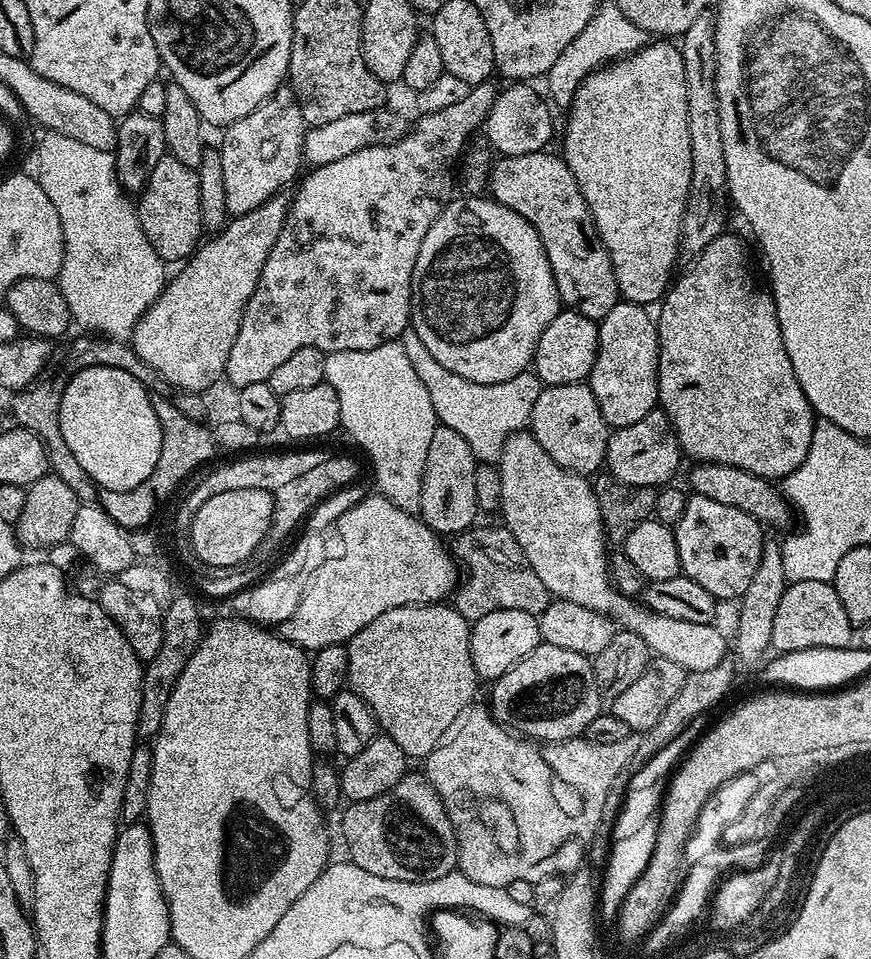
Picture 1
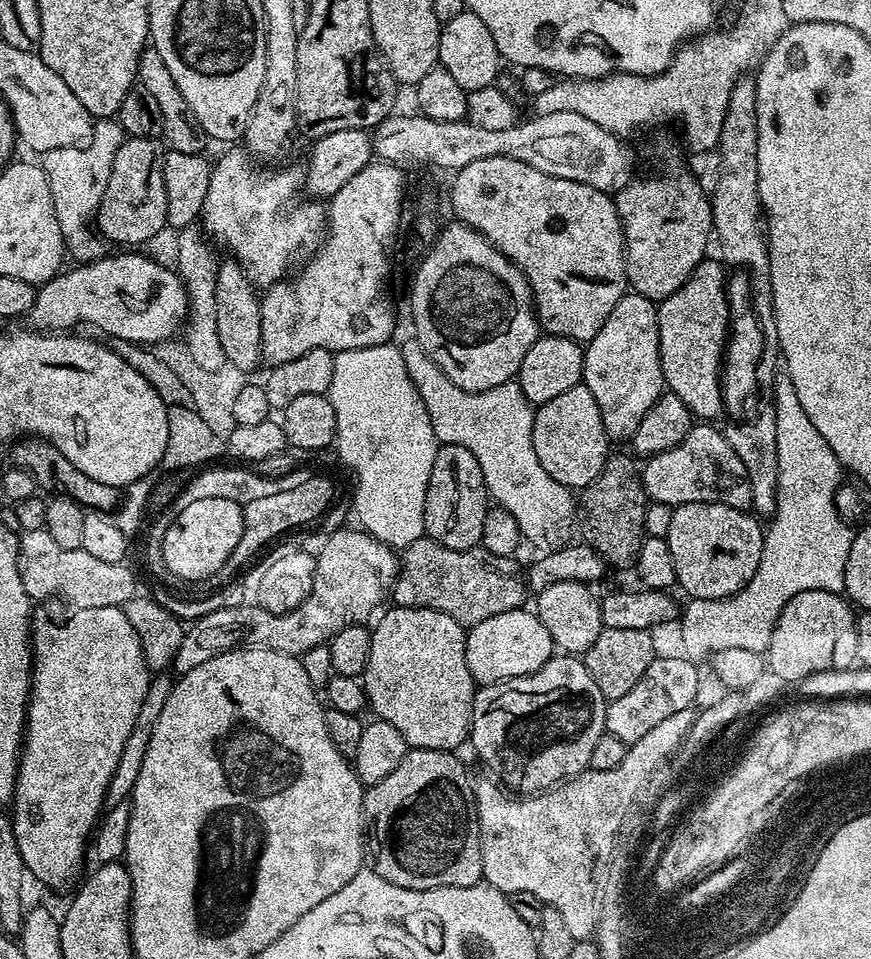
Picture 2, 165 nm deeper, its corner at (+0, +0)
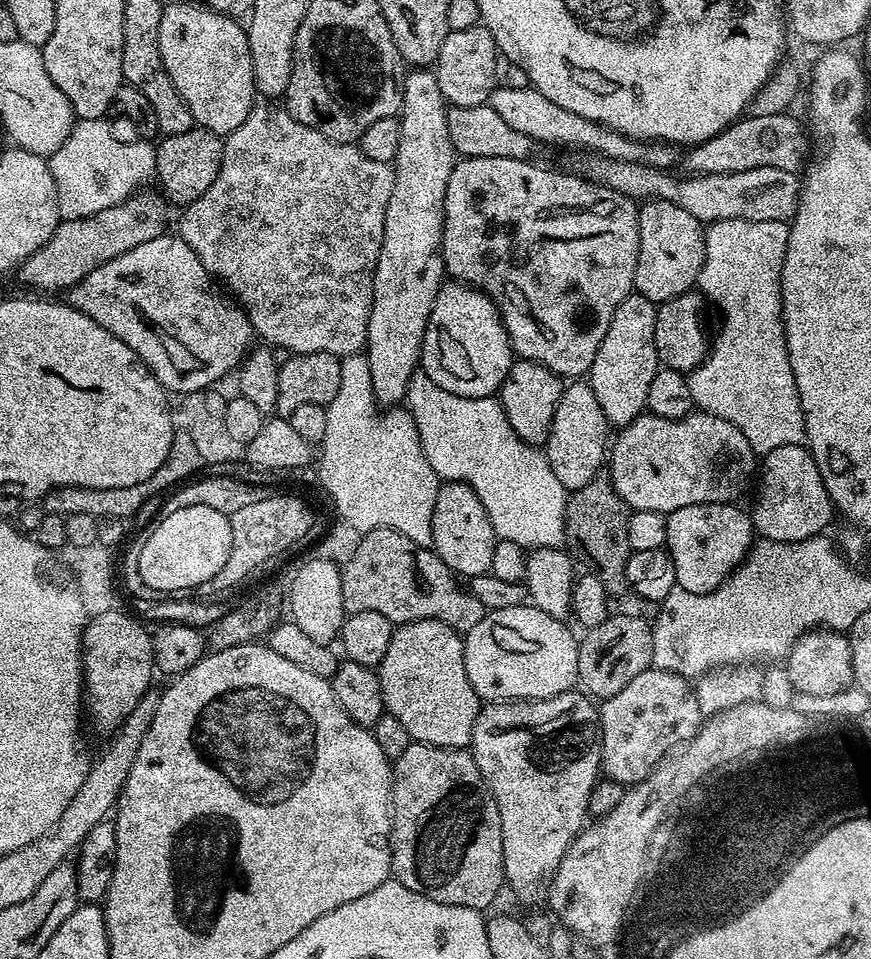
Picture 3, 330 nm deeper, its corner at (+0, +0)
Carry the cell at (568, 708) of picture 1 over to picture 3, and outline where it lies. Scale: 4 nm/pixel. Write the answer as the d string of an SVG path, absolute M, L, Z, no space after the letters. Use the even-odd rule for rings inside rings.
M580 690L563 692L545 700L485 703L474 722L470 751L502 818L507 887L512 887L513 894L520 900L536 900L539 896L541 899L572 839L586 823L590 794L602 776L599 707L593 697Z

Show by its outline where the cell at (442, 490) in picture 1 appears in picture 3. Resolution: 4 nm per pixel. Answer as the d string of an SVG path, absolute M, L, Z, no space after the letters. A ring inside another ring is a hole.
M457 480L441 483L438 494L434 498L431 549L438 554L438 558L442 558L445 566L460 578L489 575L492 571L494 546L497 539L496 532L490 526L490 518L486 518L486 506L478 502L478 494L474 494L474 490L470 490L465 484L458 483Z

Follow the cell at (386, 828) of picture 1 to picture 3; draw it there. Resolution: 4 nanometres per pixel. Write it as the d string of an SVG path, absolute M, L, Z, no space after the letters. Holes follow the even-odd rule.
M411 742L394 760L392 876L434 902L487 910L505 887L502 818L471 751Z

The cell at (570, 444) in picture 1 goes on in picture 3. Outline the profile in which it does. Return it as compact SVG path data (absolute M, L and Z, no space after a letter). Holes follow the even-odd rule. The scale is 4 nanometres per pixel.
M573 379L558 398L558 410L554 410L554 422L550 426L546 445L550 470L554 470L554 478L562 482L564 489L581 488L586 486L586 482L601 475L600 467L603 464L605 467L610 452L608 432L610 433L608 419L606 414L602 414L602 406L598 406L598 398L587 379Z

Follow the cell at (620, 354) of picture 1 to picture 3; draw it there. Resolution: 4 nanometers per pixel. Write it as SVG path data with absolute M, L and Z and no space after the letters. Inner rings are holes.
M635 290L622 298L618 310L614 310L614 318L610 318L606 338L602 338L602 346L598 346L598 354L594 354L594 362L586 374L588 384L598 398L598 406L602 406L602 414L606 414L613 429L625 428L646 409L650 381L661 367L654 346L657 307L654 301Z

